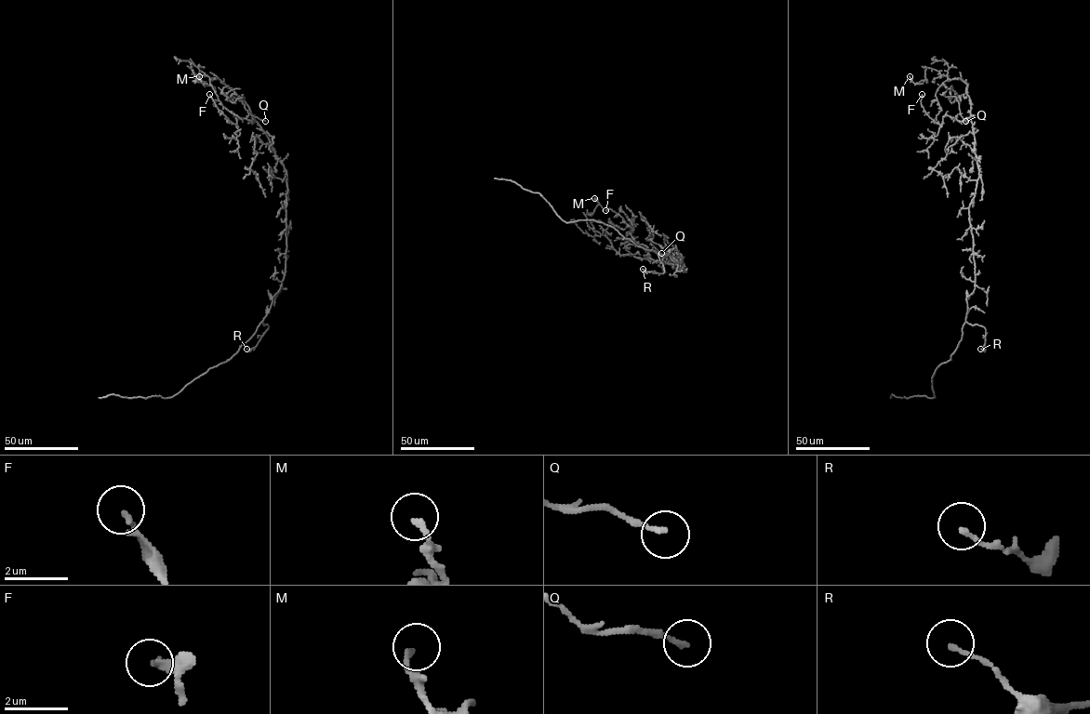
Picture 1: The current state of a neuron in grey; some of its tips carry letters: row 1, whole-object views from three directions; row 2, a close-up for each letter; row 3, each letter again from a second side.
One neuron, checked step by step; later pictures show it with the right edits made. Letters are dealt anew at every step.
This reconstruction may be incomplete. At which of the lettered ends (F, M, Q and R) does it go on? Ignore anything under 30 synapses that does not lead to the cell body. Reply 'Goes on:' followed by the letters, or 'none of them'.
Goes on: none of them

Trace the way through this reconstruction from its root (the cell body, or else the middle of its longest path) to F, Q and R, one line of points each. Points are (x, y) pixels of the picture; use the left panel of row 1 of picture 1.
F: (285, 256), (286, 170), (253, 118), (251, 121), (235, 115), (236, 125), (233, 124), (209, 94)
Q: (285, 256), (286, 170), (249, 107), (236, 94), (231, 95), (242, 101), (248, 113), (265, 121)
R: (285, 256), (282, 284), (262, 321), (269, 327), (256, 346), (246, 349)

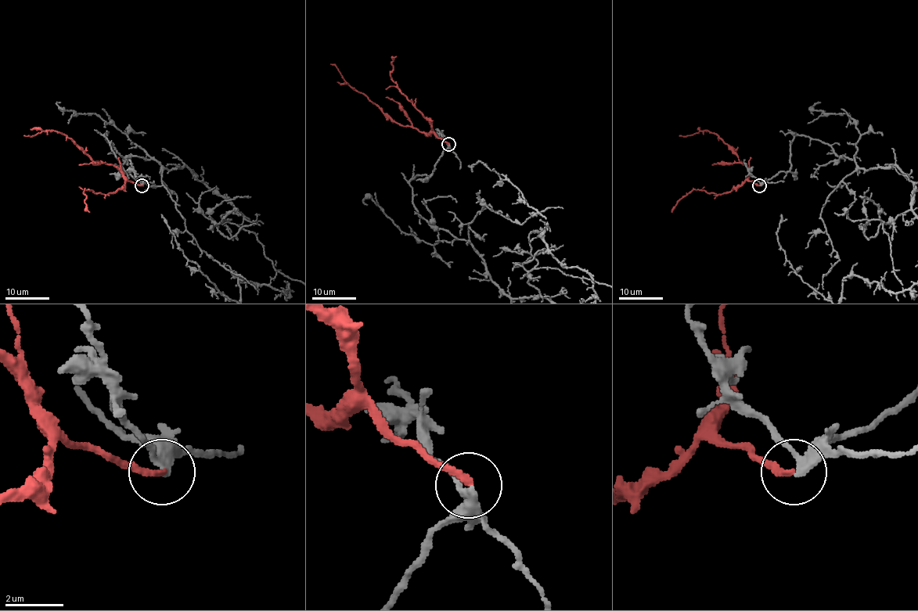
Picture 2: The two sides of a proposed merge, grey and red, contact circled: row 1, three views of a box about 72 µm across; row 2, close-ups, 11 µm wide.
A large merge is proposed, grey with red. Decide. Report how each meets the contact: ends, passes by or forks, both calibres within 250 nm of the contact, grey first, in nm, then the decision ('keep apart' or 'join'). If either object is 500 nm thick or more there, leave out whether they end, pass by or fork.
grey passes by | red ends | 280/220 nm | keep apart

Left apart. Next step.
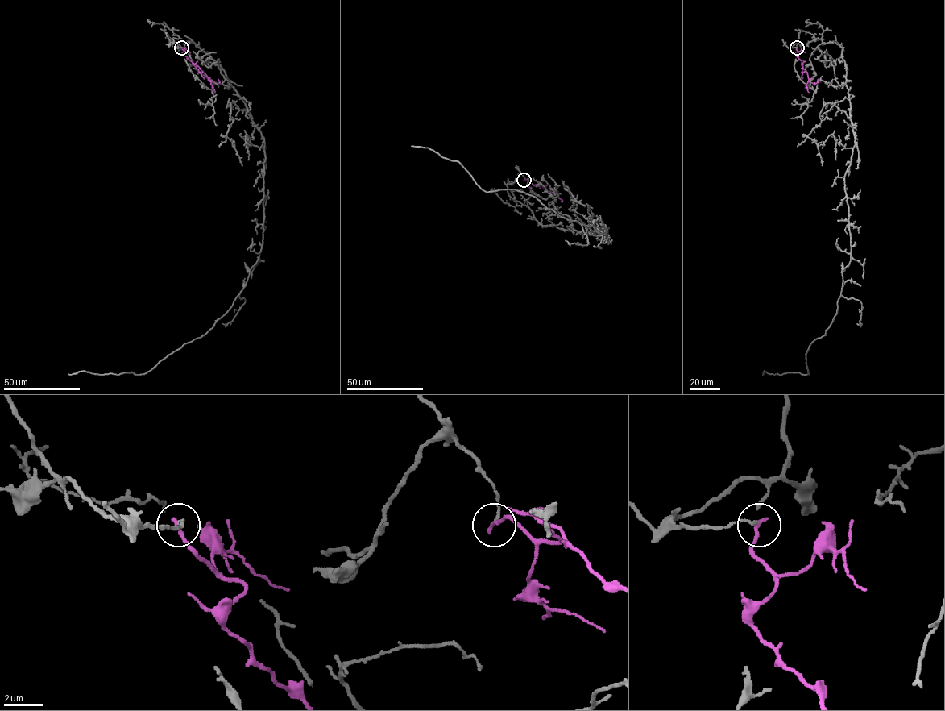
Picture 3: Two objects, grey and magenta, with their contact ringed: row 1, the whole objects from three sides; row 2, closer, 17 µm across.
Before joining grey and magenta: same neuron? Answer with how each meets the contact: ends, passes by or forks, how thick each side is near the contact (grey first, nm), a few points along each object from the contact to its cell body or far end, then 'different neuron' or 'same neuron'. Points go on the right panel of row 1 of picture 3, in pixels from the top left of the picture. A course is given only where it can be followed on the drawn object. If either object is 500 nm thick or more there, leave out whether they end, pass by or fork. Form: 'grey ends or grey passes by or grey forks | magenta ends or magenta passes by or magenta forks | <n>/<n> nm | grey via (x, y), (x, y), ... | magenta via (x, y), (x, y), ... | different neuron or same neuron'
grey ends | magenta ends | 140/200 nm | grey via (797, 47), (803, 31), (842, 47), (851, 259), (809, 373), (763, 374) | magenta via (797, 47), (796, 56), (807, 72), (808, 81), (816, 83), (818, 79) | different neuron

